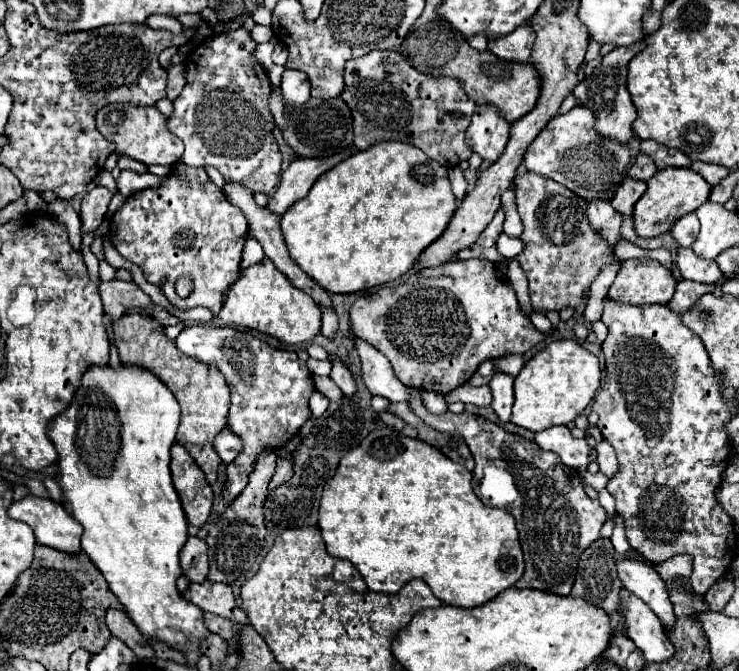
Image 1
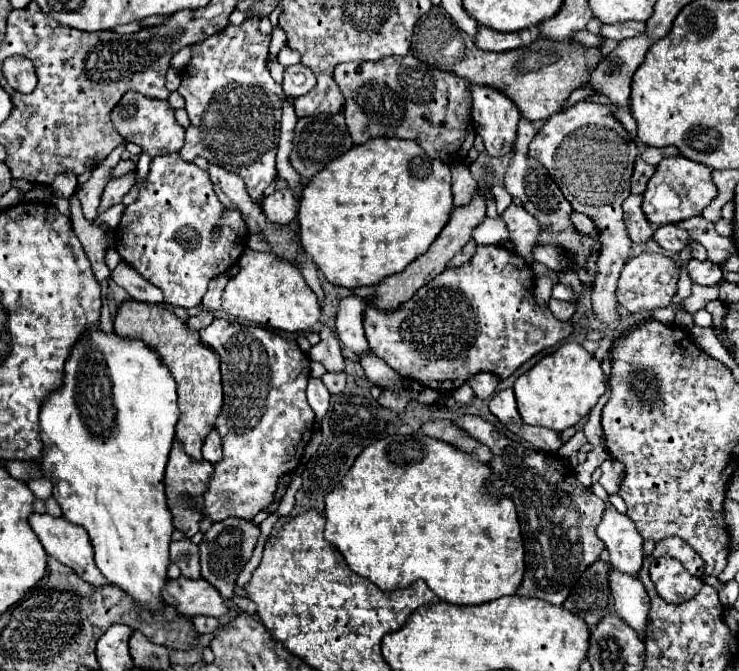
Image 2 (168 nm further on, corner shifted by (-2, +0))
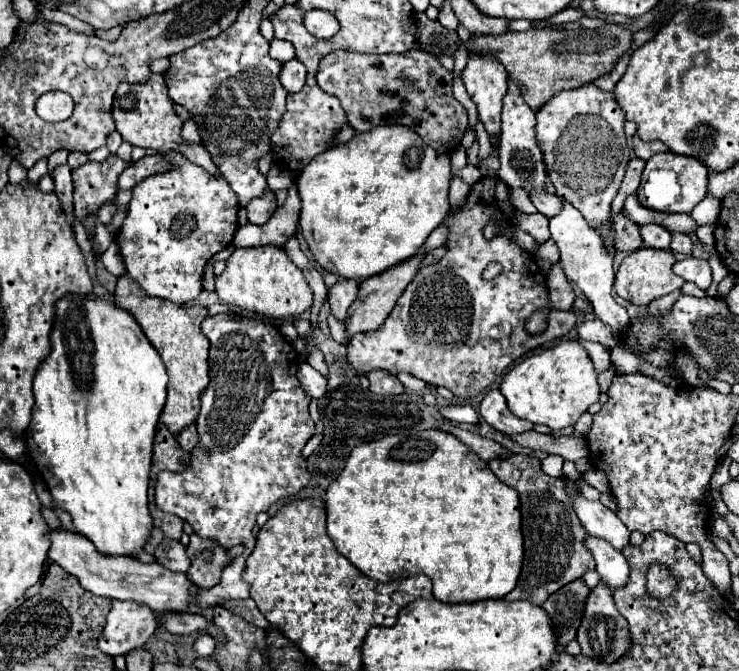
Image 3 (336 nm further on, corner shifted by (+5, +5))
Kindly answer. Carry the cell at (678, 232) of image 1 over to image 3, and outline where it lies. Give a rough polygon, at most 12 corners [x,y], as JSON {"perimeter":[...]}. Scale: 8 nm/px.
{"perimeter":[[659,224],[639,226],[643,246],[669,248],[671,234]]}

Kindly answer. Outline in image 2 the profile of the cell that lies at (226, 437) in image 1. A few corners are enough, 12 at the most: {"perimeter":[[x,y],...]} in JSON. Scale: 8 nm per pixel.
{"perimeter":[[216,429],[206,437],[204,459],[224,459],[222,439]]}

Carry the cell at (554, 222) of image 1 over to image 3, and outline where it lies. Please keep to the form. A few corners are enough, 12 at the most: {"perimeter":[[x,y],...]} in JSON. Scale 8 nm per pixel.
{"perimeter":[[513,78],[503,98],[497,176],[545,190],[535,110]]}

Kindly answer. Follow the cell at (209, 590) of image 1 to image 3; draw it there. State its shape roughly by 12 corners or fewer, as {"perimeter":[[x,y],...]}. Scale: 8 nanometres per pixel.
{"perimeter":[[51,532],[49,558],[97,596],[185,612],[185,574]]}

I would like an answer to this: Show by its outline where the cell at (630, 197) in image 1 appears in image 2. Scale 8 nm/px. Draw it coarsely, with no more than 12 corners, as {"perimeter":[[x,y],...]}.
{"perimeter":[[642,195],[624,201],[624,223],[634,243],[654,235],[642,213]]}

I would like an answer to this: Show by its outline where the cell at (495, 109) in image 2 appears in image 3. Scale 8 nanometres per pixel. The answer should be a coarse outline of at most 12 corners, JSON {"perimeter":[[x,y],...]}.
{"perimeter":[[471,54],[461,78],[487,132],[499,134],[509,74]]}

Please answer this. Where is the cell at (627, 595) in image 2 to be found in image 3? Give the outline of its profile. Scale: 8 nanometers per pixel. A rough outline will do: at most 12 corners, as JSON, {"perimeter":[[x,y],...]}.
{"perimeter":[[587,536],[597,572],[617,590],[629,580],[625,556]]}

